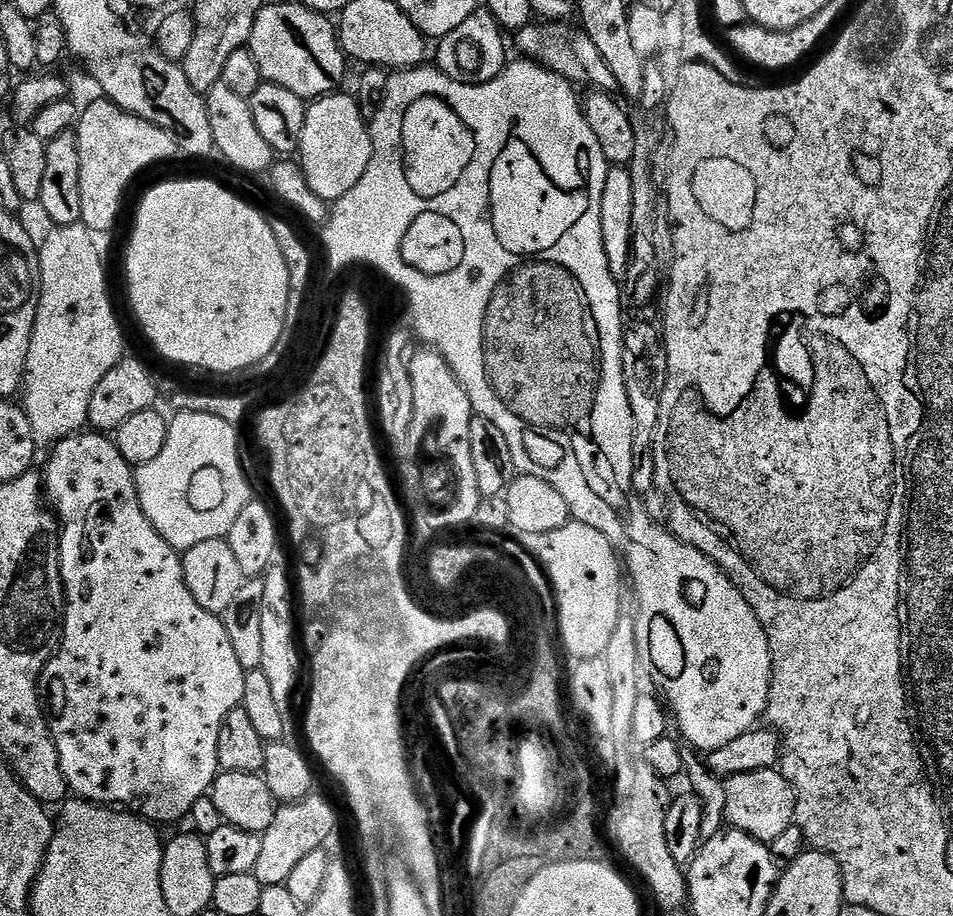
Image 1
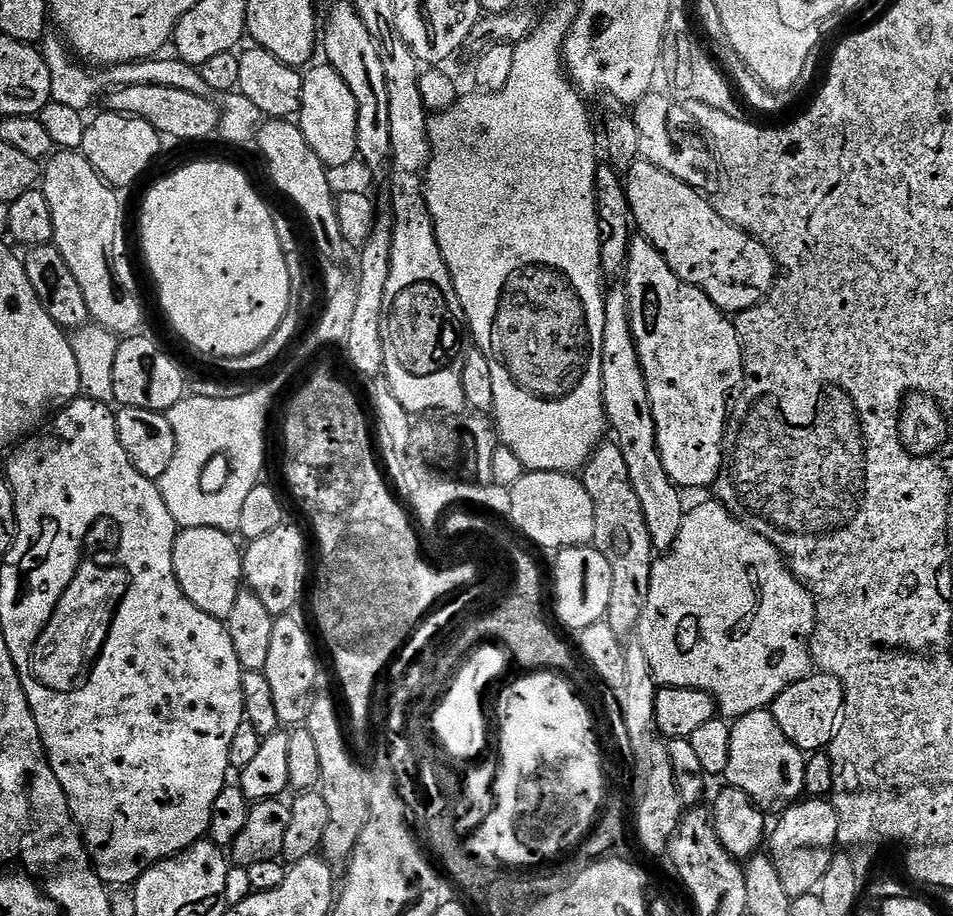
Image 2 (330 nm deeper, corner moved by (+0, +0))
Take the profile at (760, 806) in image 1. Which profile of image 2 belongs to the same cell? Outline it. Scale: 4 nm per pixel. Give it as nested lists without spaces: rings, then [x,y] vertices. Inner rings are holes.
[[[771,711],[751,712],[732,724],[727,783],[742,790],[765,813],[779,814],[804,796],[805,763],[805,753],[782,732]]]

